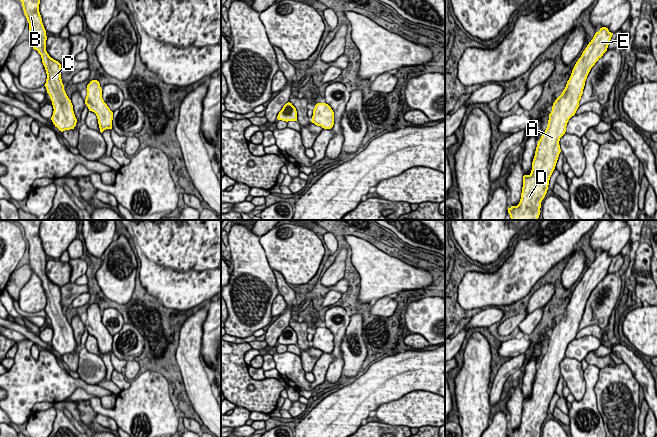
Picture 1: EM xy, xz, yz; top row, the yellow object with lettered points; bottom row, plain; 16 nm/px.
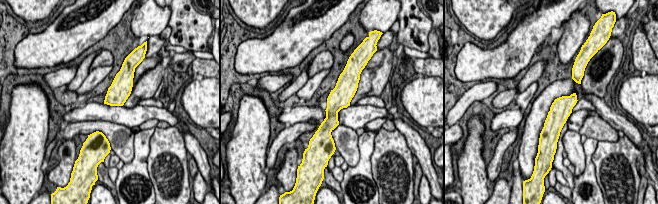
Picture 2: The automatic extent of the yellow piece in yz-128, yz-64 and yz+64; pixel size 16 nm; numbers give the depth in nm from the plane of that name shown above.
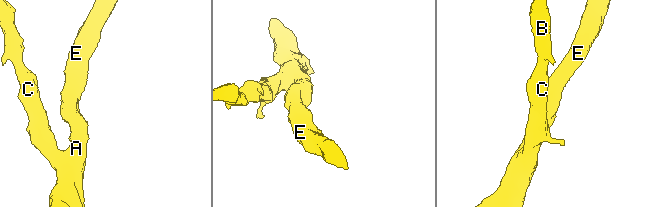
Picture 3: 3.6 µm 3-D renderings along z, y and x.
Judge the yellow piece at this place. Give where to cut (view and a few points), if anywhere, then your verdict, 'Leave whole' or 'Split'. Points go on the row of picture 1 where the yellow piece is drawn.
No split. Leave whole

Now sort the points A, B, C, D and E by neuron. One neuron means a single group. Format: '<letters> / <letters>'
A B C D E

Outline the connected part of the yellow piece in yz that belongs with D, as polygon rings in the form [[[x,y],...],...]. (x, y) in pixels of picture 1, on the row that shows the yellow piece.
[[[606,27],[595,33],[576,62],[565,89],[553,103],[547,128],[536,147],[531,173],[523,176],[520,202],[517,206],[508,207],[511,220],[538,220],[541,202],[547,193],[550,177],[561,152],[560,138],[566,132],[569,119],[579,107],[591,68],[607,51],[612,35]]]

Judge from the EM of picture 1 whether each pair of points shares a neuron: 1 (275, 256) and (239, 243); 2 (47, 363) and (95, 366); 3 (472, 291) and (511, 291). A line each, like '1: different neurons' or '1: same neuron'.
1: different neurons
2: different neurons
3: same neuron

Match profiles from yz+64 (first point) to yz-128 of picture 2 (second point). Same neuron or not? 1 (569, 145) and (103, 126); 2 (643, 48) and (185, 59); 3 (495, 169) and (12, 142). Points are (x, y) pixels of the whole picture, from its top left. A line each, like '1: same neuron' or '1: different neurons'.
1: same neuron
2: different neurons
3: different neurons

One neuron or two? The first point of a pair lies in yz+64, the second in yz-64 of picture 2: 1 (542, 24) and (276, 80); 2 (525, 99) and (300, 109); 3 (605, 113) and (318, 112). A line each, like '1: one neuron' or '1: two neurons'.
1: two neurons
2: two neurons
3: two neurons

